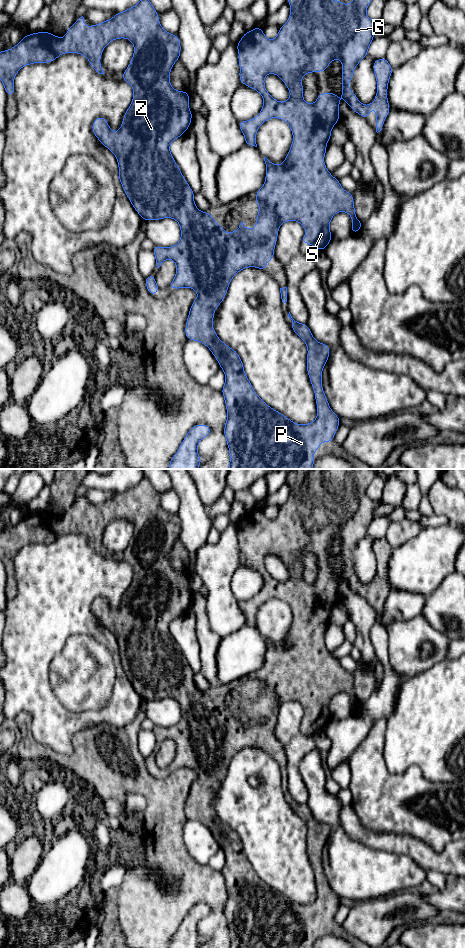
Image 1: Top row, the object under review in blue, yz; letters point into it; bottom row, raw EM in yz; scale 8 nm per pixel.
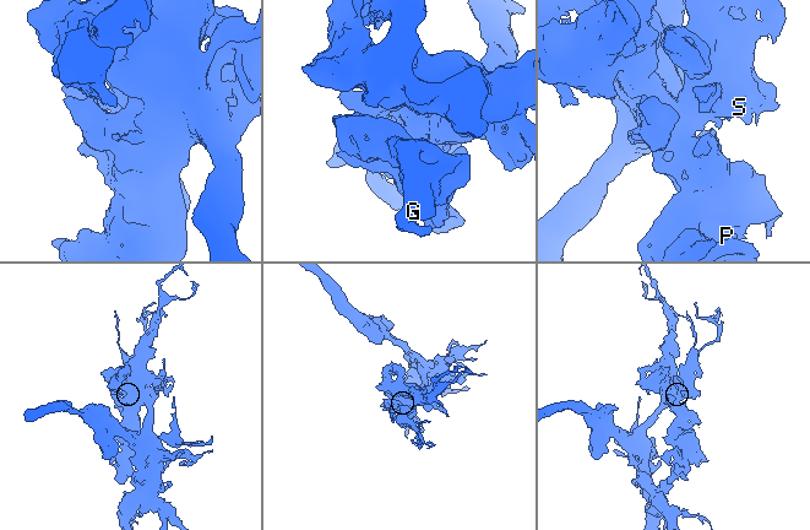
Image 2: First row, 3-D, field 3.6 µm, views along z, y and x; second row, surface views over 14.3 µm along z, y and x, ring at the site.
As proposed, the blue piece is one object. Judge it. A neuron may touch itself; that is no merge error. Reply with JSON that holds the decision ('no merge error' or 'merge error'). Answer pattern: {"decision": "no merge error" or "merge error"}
{"decision": "no merge error"}

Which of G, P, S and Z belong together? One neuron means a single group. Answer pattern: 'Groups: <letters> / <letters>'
Groups: G P S Z

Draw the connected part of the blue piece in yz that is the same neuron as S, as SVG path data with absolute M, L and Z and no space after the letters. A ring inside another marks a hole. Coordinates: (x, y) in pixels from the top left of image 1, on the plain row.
M296 469L288 471L287 482L291 487L290 496L287 502L279 508L277 517L273 520L268 519L264 515L263 509L257 506L253 510L245 512L236 525L239 533L239 558L241 564L255 569L263 577L263 587L256 597L248 601L238 601L238 606L245 617L245 625L257 627L256 614L258 608L271 598L282 599L288 604L292 611L293 621L282 644L276 645L264 637L266 644L265 663L255 672L256 683L259 685L256 707L254 709L245 708L243 702L241 702L239 708L231 713L225 712L223 707L212 698L209 692L202 692L196 687L194 682L195 673L185 660L170 632L170 624L183 615L190 607L193 593L189 589L190 574L187 570L183 572L177 571L170 564L171 549L175 542L180 539L180 519L178 515L173 515L162 508L158 493L146 476L143 476L135 486L123 492L117 492L113 498L96 505L85 506L84 497L80 497L67 510L63 518L47 511L40 511L24 515L16 526L12 526L10 530L0 532L0 560L4 565L6 574L14 576L15 556L26 545L50 543L64 533L76 533L84 535L96 552L104 554L100 546L100 537L104 528L116 519L126 518L132 522L134 526L133 537L121 557L132 566L133 579L124 594L120 610L114 612L109 607L107 600L102 596L94 600L92 610L99 622L115 635L119 648L118 659L129 681L141 698L146 701L172 698L180 705L181 718L179 722L171 727L155 725L153 733L157 748L166 739L172 739L176 744L176 754L168 768L192 768L198 773L197 778L190 787L186 800L185 814L187 820L199 821L207 826L225 853L225 864L221 872L224 876L227 890L224 916L229 928L229 948L313 948L315 942L314 931L320 929L321 922L333 922L334 914L340 906L340 898L330 888L322 867L322 850L328 841L330 827L327 824L316 821L307 804L298 803L289 792L288 797L292 800L291 809L305 822L308 829L307 853L315 873L317 885L317 897L312 903L297 904L268 886L256 874L246 856L239 834L219 819L212 803L215 790L224 780L234 756L248 747L255 747L265 751L266 744L275 737L274 728L277 723L279 708L283 702L298 701L304 710L308 711L303 715L301 723L311 724L316 730L325 730L330 723L332 719L330 701L338 692L347 692L351 696L351 713L355 714L362 708L363 704L356 697L353 674L341 667L340 660L331 655L324 642L327 631L326 624L330 621L332 608L340 600L340 578L329 571L327 573L319 573L315 583L308 584L303 579L302 565L302 557L306 553L326 551L334 539L340 539L342 542L342 578L354 592L365 599L368 599L370 591L375 588L376 612L378 613L382 610L384 601L391 590L388 583L387 570L393 548L387 539L384 537L373 542L373 551L377 561L377 573L374 583L371 582L365 586L358 580L356 574L348 568L356 546L368 534L369 526L374 519L375 509L380 503L380 501L371 500L366 494L366 489L375 473L371 469L353 469L353 471L354 477L350 485L344 484L339 480L332 480L329 469ZM267 554L276 554L282 559L290 571L290 577L287 581L279 582L268 573L264 564Z

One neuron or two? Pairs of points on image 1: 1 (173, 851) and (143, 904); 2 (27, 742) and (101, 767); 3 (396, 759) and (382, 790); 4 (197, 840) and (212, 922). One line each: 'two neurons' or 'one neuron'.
1: one neuron
2: one neuron
3: two neurons
4: two neurons

